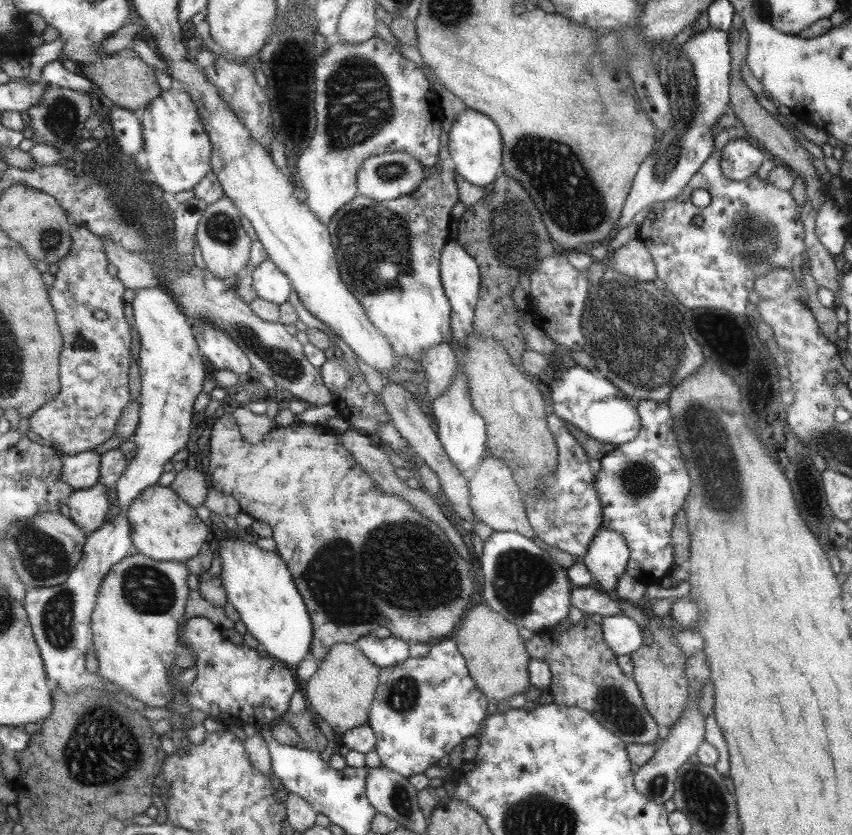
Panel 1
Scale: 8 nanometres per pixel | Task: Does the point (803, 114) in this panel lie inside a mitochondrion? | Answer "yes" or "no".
no

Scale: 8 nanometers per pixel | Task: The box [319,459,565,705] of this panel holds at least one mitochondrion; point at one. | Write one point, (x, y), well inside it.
(519, 575)

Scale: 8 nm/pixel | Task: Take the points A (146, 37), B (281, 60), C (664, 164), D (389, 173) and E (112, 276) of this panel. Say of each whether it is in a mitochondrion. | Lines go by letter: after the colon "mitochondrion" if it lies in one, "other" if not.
A: other
B: other
C: mitochondrion
D: mitochondrion
E: other

